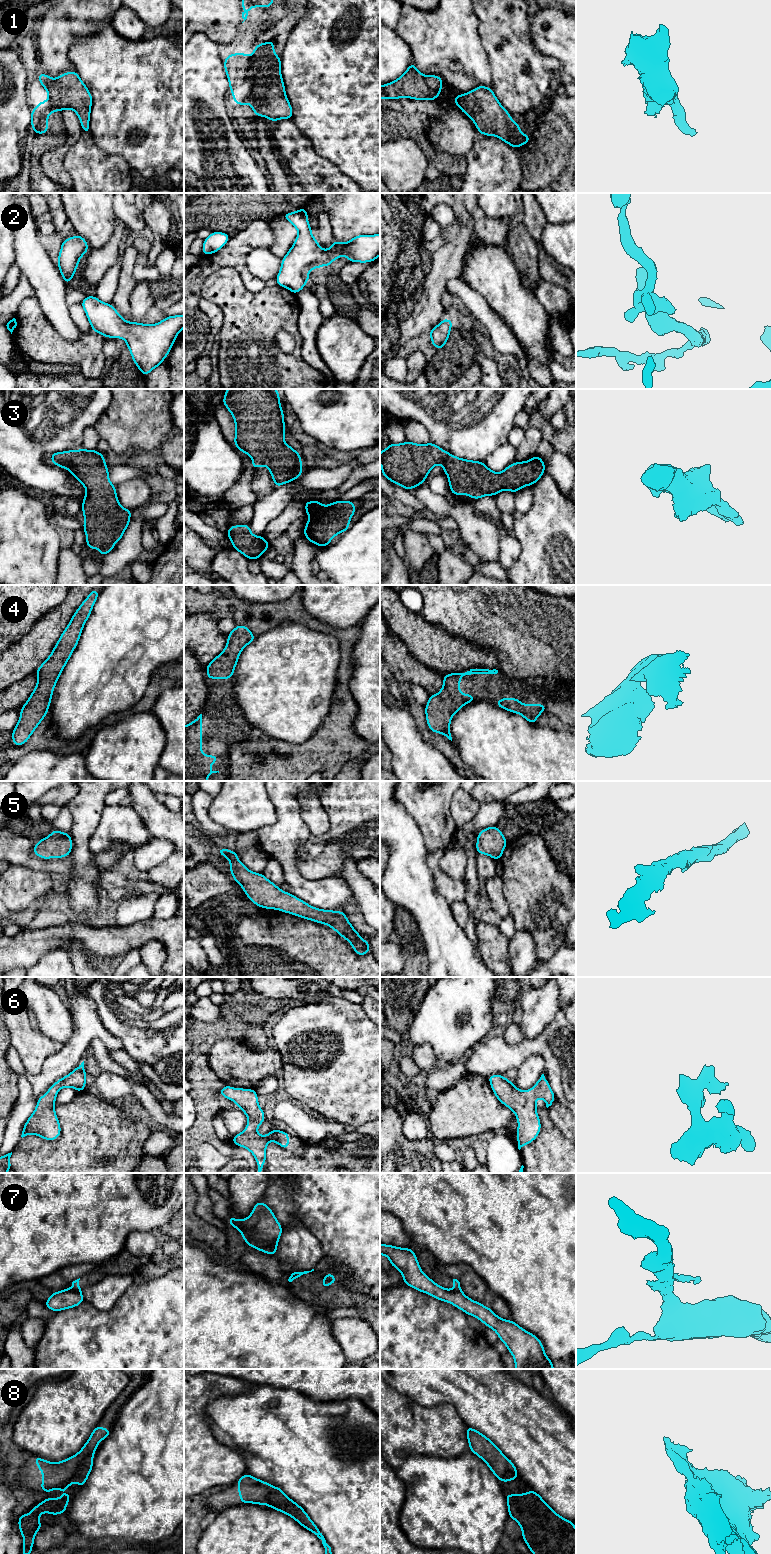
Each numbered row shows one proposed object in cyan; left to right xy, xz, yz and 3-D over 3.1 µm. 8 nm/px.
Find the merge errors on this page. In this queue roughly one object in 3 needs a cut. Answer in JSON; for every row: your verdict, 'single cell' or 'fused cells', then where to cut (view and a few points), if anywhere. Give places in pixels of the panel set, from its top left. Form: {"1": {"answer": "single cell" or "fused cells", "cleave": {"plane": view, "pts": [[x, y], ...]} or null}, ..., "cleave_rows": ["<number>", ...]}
{"1": {"answer": "single cell", "cleave": null}, "2": {"answer": "single cell", "cleave": null}, "3": {"answer": "single cell", "cleave": null}, "4": {"answer": "single cell", "cleave": null}, "5": {"answer": "single cell", "cleave": null}, "6": {"answer": "single cell", "cleave": null}, "7": {"answer": "fused cells", "cleave": {"plane": "xy", "pts": [[71, 1289], [80, 1292]]}}, "8": {"answer": "fused cells", "cleave": {"plane": "xy", "pts": [[92, 1454], [81, 1461], [69, 1478], [46, 1491]]}}, "cleave_rows": ["7", "8"]}

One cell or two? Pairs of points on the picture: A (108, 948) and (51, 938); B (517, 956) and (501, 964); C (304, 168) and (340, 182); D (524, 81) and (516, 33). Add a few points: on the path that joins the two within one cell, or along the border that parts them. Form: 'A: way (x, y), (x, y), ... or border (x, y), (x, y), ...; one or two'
A: way (94, 939), (88, 934), (65, 934); one
B: border (509, 940), (509, 962), (511, 966); two
C: way (313, 170), (324, 173), (331, 180); one
D: way (518, 69), (516, 65), (516, 45); one

